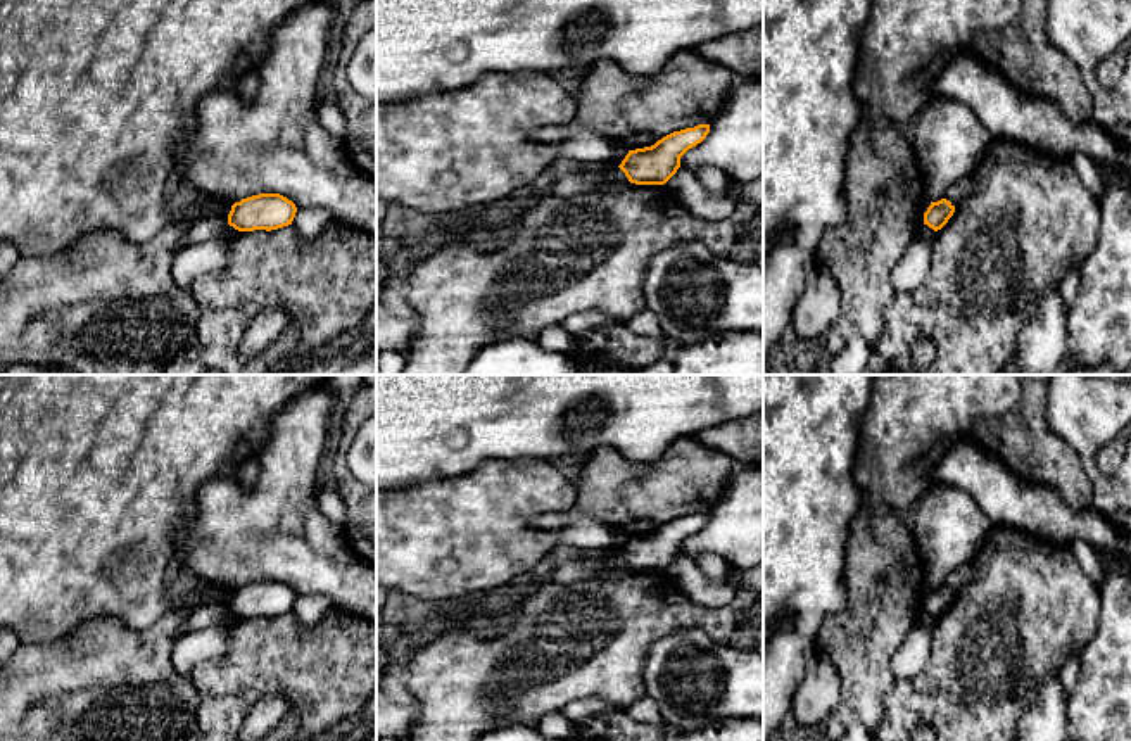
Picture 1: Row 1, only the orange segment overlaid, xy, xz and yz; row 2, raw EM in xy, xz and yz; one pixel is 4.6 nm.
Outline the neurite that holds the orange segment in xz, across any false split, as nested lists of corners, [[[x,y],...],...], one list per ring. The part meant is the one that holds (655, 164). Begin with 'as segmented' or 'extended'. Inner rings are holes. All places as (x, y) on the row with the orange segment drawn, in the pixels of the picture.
as segmented; [[[710,124],[673,131],[651,147],[629,150],[618,166],[630,183],[665,185],[680,168],[680,157],[710,133]]]

